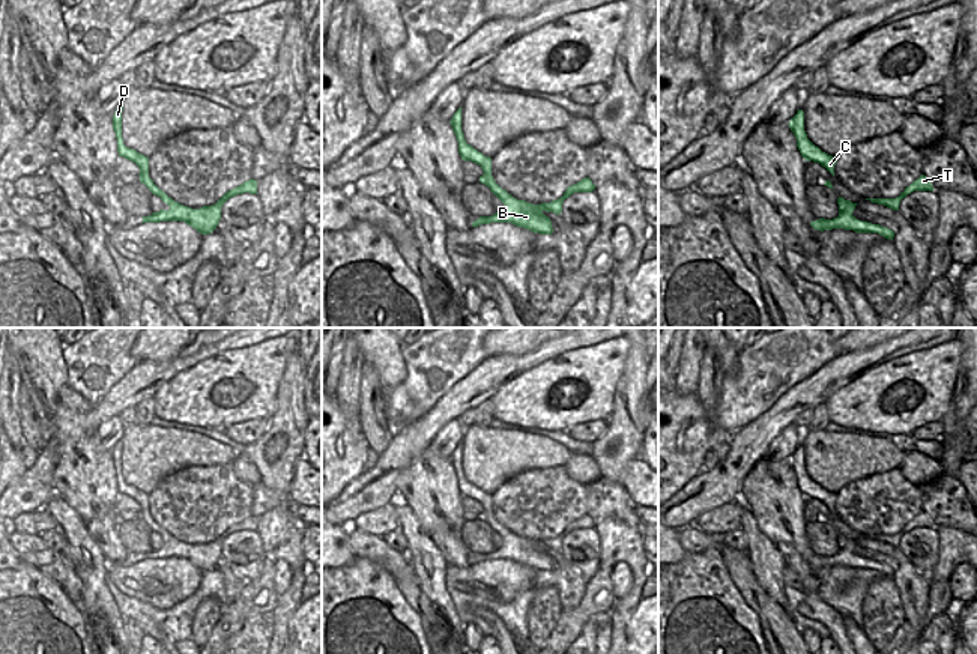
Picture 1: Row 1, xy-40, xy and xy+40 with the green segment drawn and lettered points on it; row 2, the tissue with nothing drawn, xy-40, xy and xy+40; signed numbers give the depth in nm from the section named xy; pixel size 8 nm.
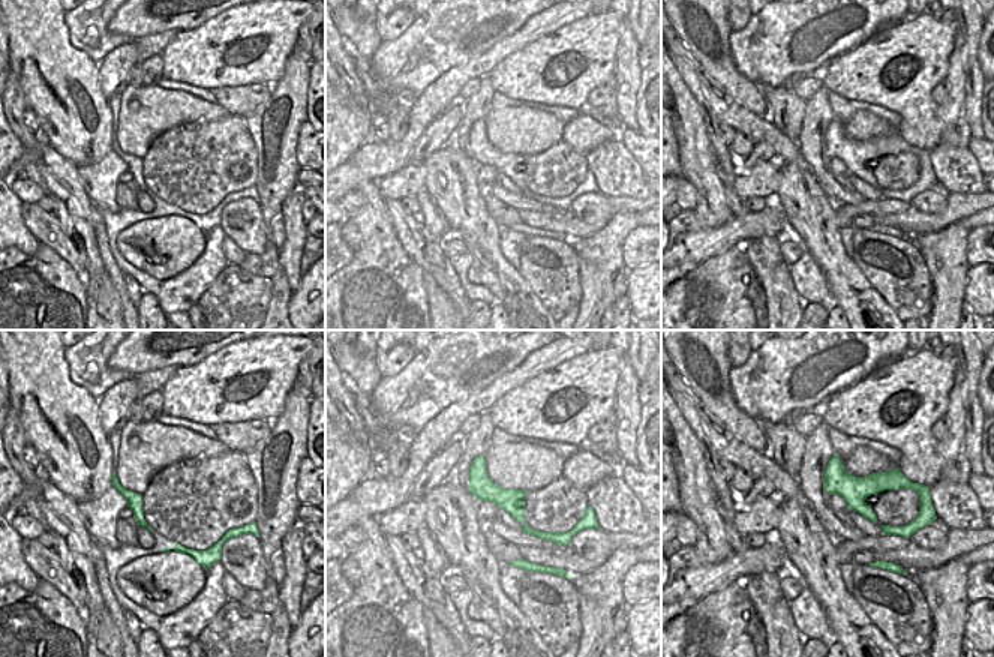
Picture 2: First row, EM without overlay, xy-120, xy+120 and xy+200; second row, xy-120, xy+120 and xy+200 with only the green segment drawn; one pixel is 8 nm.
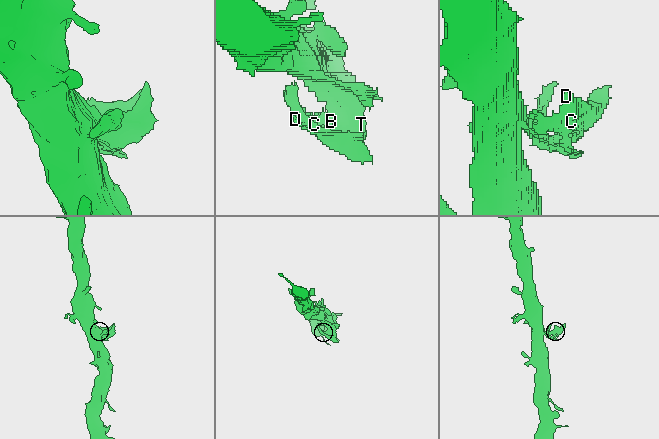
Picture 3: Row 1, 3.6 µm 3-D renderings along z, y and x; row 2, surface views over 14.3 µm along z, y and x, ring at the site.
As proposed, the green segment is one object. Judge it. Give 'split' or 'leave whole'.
leave whole

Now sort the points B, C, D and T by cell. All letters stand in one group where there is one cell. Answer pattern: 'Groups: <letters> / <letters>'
Groups: B C D T.

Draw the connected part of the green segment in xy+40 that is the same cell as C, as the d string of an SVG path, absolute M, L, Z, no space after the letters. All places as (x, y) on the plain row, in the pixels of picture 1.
M798 447L788 462L797 475L797 484L801 493L806 498L821 501L827 505L827 508L830 508L834 513L834 502L837 499L837 495L822 489L807 475L807 471L804 468L804 448Z

